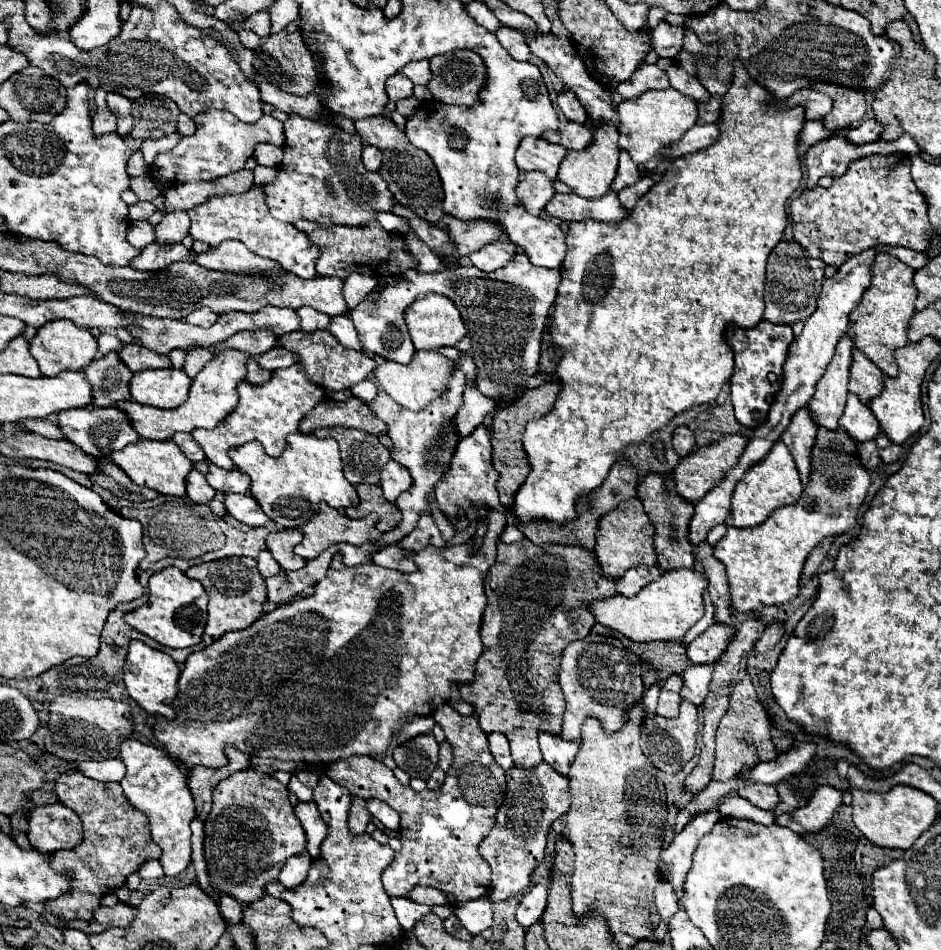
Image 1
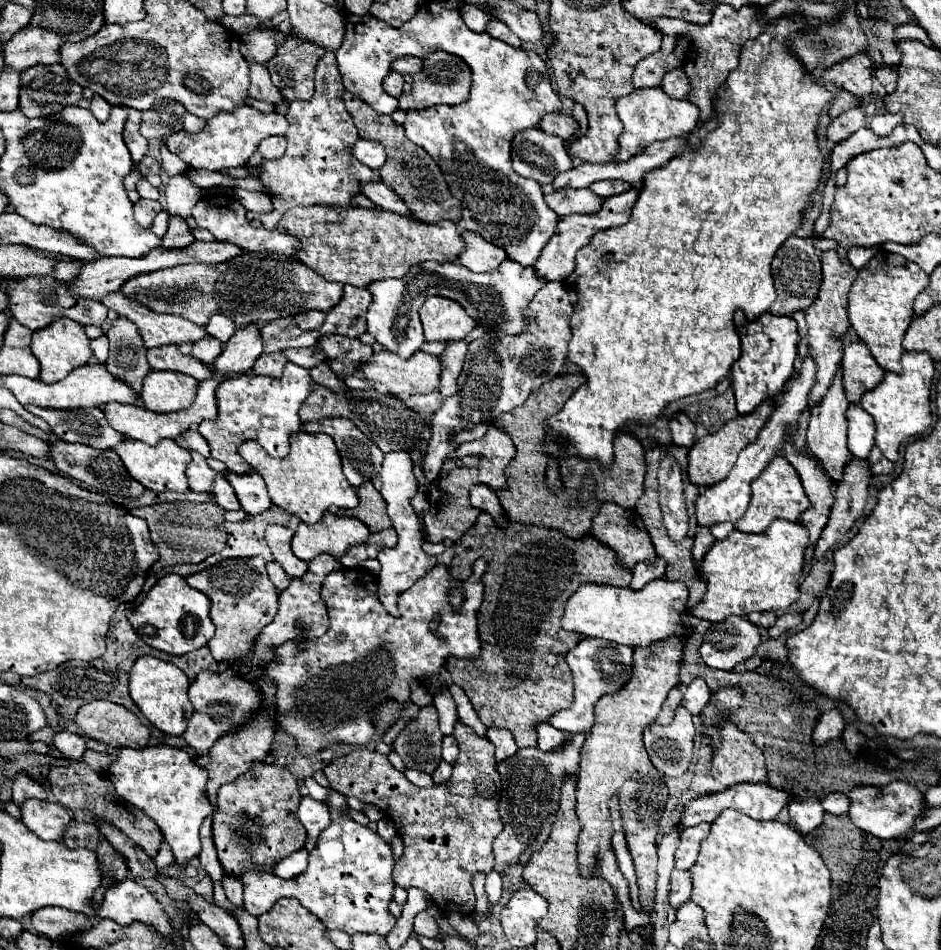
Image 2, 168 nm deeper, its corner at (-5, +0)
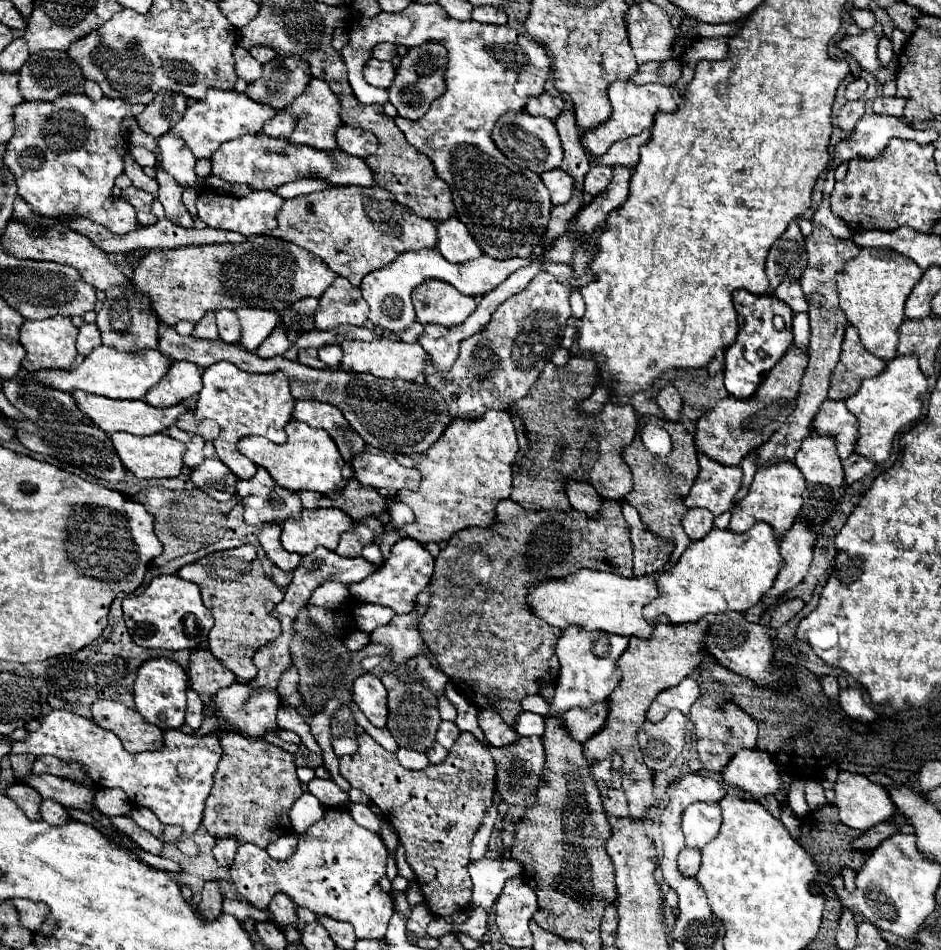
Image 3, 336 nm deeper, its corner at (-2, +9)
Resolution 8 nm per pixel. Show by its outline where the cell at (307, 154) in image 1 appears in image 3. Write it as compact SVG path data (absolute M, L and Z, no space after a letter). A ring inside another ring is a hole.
M311 79L311 83L307 85L305 93L301 97L297 97L285 111L289 111L291 115L297 115L297 127L291 133L291 143L295 145L311 145L315 149L337 149L337 141L335 141L335 129L341 125L339 119L339 99L335 97L335 93L331 93L331 89L325 85L323 79Z

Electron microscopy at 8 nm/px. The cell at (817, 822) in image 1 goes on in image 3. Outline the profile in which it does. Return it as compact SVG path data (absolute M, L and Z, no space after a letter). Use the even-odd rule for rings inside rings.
M795 779L789 787L789 795L787 795L787 801L789 801L789 807L793 809L795 815L799 817L805 817L809 813L809 807L807 807L807 801L805 801L805 795L803 795L803 789L805 789L805 783L801 783L799 779Z

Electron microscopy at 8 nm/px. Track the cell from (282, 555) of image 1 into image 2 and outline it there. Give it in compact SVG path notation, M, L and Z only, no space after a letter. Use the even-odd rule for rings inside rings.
M268 526L268 530L266 530L266 542L274 554L274 560L286 570L286 574L296 578L296 576L306 574L308 564L294 556L294 552L290 548L292 536L294 536L294 532L284 526Z

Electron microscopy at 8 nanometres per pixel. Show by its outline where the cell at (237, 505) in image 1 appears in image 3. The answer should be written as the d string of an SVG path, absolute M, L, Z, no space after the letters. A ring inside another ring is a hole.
M217 457L203 459L201 465L191 469L189 479L193 481L195 487L211 495L215 501L227 501L235 495L237 477Z

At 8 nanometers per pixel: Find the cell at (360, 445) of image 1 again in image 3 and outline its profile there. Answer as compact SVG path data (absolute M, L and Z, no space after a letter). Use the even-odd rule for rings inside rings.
M299 399L293 407L293 419L307 423L309 427L325 429L331 439L337 443L343 459L349 463L353 455L365 451L365 441L351 429L343 413L329 403L315 399Z

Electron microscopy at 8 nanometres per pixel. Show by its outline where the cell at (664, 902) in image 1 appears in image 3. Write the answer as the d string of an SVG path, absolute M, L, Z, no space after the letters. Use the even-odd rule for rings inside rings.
M683 849L679 853L679 871L687 877L695 877L697 871L699 871L699 865L701 865L701 851L699 849Z

